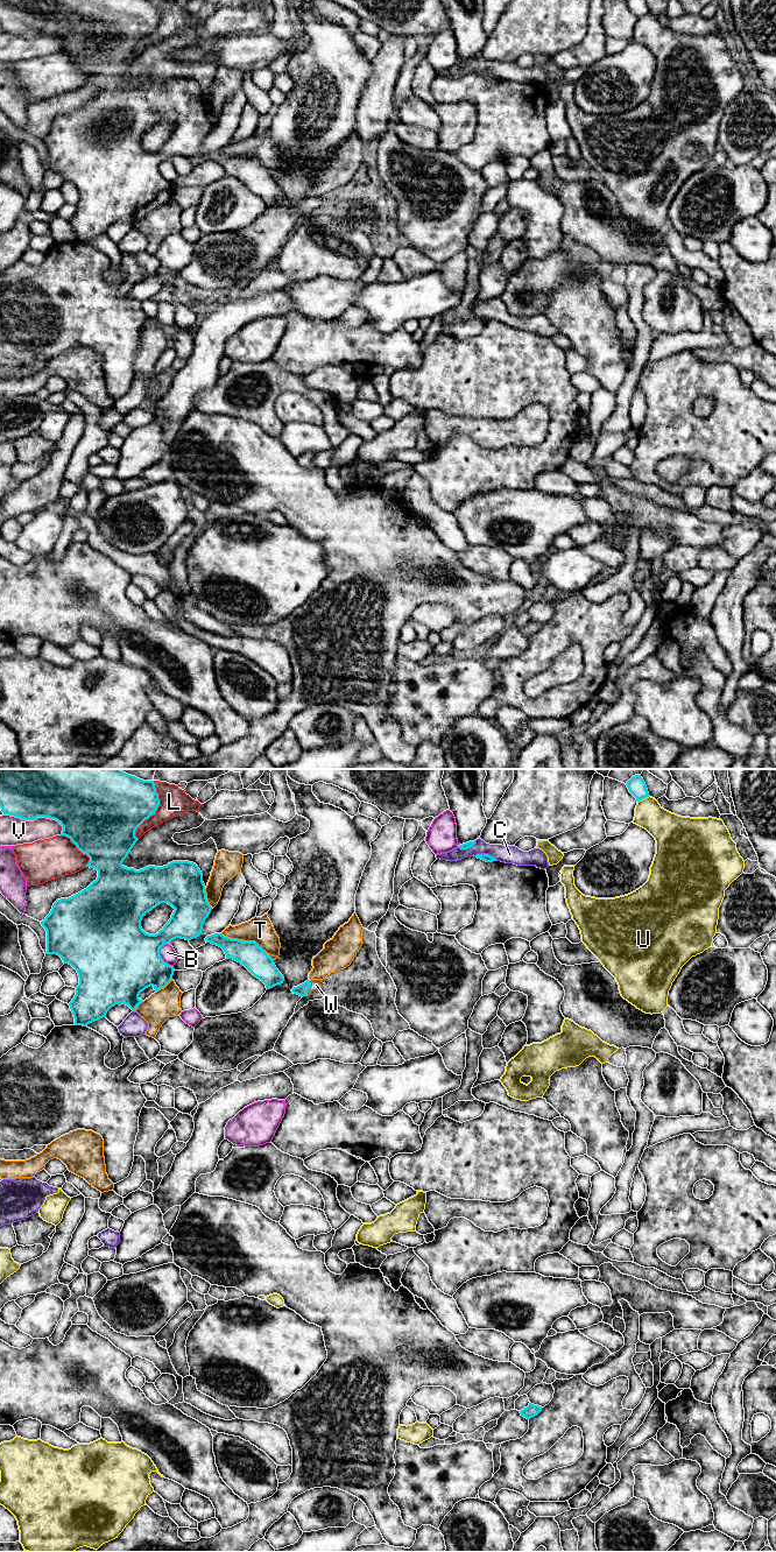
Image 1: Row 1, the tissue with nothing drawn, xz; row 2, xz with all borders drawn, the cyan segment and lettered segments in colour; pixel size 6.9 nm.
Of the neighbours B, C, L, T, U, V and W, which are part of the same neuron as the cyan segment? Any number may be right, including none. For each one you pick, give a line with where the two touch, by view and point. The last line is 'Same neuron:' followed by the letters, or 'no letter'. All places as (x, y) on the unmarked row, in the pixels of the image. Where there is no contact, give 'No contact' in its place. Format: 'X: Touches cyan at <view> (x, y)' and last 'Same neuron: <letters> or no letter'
W: Touches cyan at xz (309, 205)
Same neuron: W

